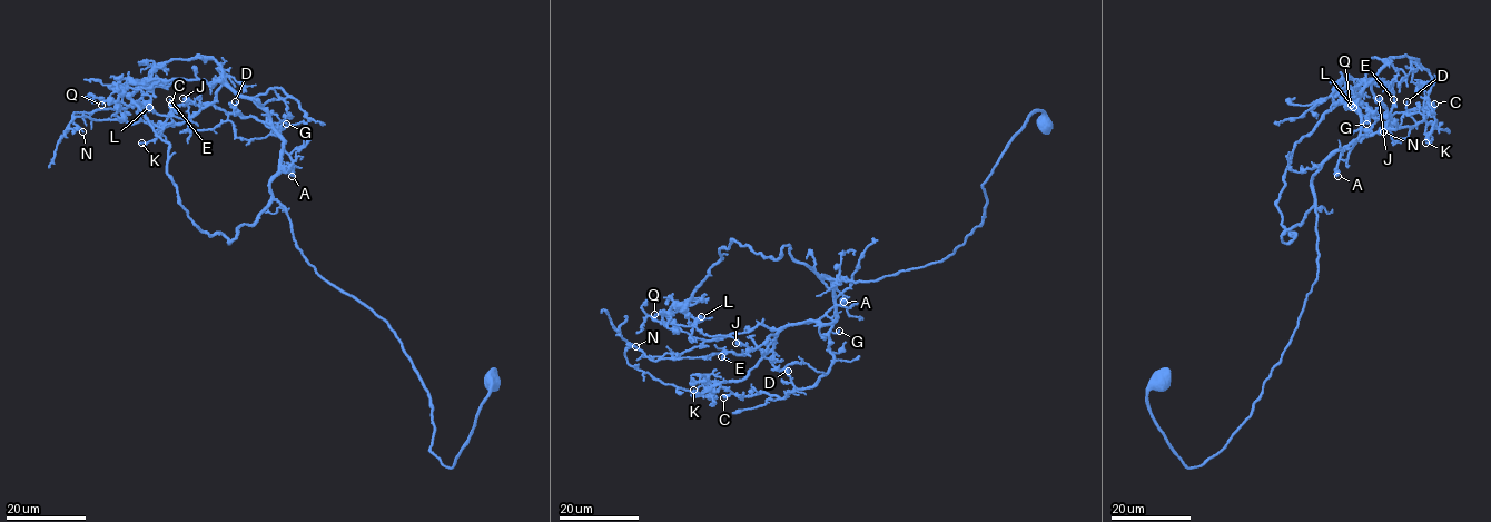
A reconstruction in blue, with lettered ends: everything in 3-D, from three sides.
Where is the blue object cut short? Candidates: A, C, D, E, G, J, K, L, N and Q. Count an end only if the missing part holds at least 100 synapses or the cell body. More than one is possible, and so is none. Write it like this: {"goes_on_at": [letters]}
{"goes_on_at": []}

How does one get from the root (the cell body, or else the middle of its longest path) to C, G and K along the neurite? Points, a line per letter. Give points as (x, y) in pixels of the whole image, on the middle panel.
C: (1043, 125), (1035, 110), (1008, 141), (984, 220), (948, 257), (822, 275), (832, 363), (811, 386), (723, 397)
G: (1043, 125), (1035, 110), (1008, 141), (984, 220), (948, 257), (822, 275), (835, 319), (819, 332), (839, 331)
K: (1043, 125), (1035, 110), (1008, 141), (984, 220), (948, 257), (822, 275), (832, 363), (811, 386), (693, 390)

